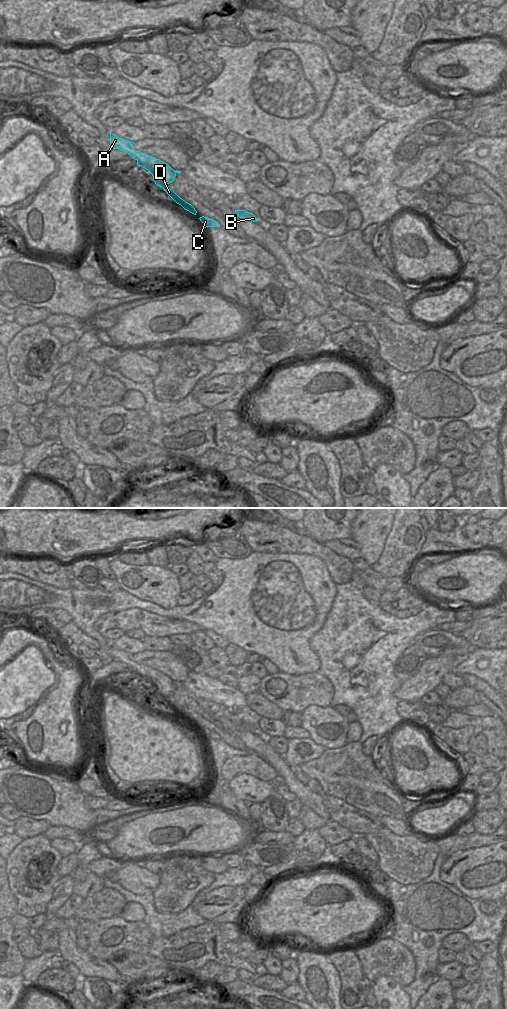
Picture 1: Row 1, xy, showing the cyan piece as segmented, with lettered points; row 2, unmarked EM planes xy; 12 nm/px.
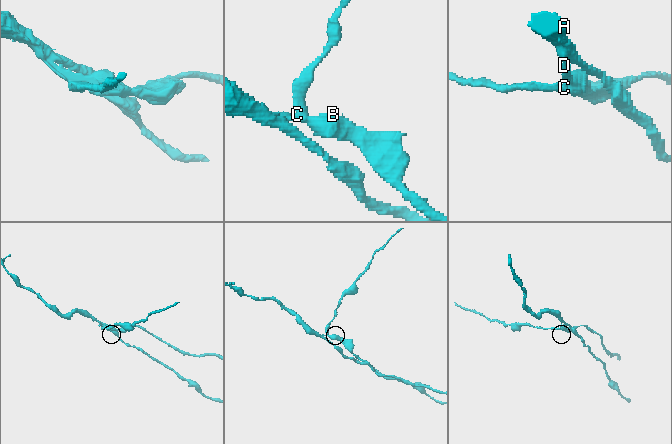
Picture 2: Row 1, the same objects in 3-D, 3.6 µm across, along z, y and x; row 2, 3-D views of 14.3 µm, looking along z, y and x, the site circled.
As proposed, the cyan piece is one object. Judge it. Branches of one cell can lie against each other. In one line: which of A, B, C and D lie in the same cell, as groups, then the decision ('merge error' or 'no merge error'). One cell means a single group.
groups A / B C D; merge error

